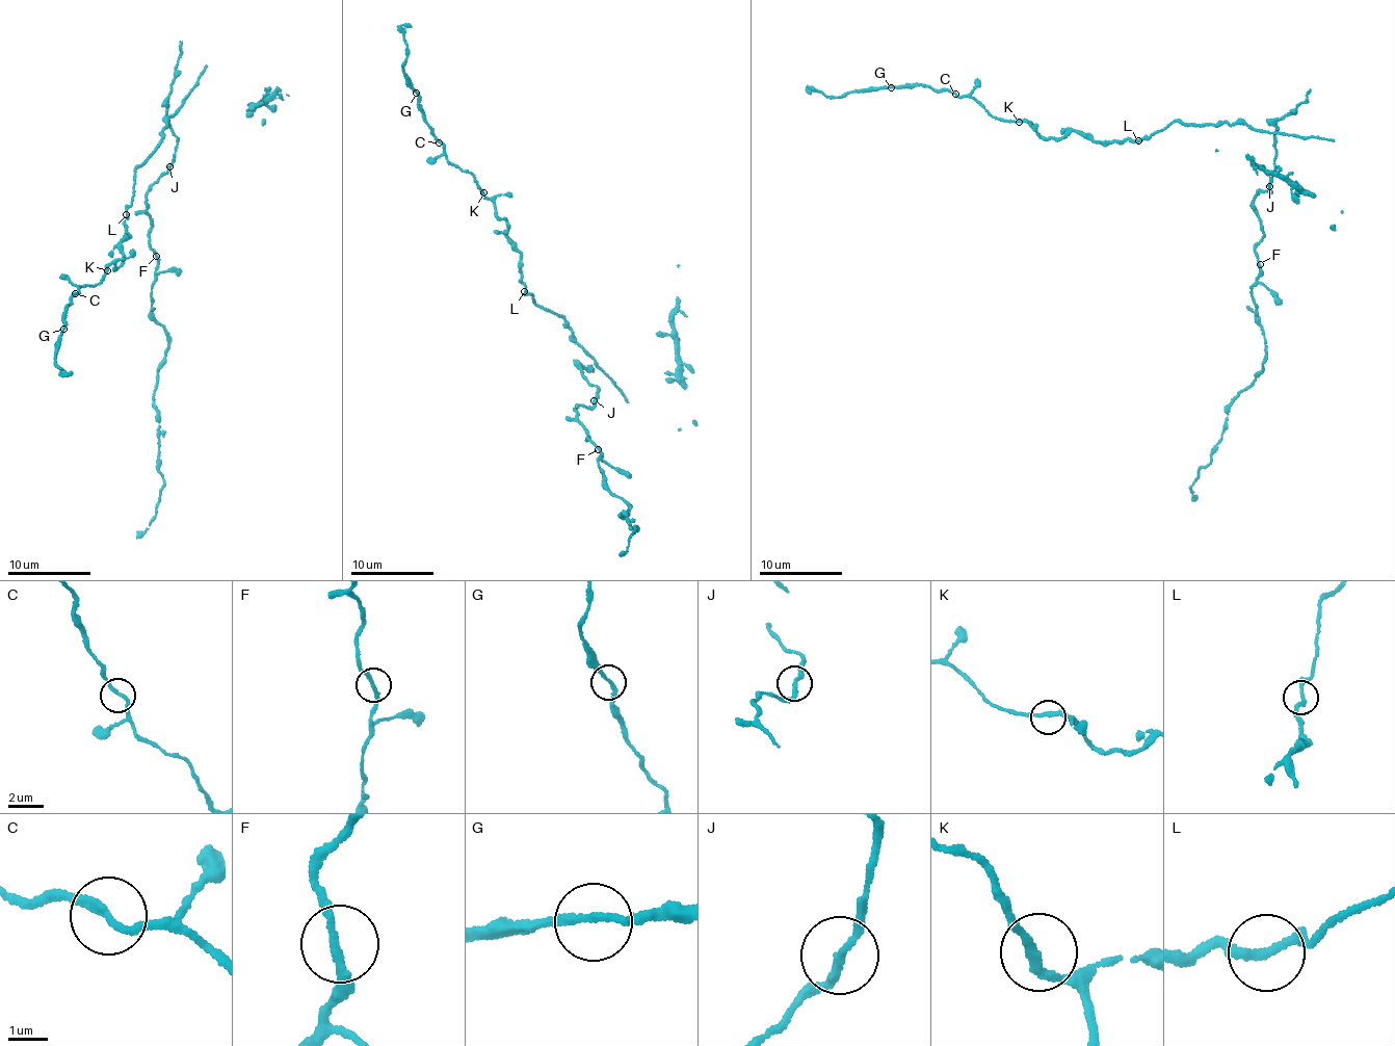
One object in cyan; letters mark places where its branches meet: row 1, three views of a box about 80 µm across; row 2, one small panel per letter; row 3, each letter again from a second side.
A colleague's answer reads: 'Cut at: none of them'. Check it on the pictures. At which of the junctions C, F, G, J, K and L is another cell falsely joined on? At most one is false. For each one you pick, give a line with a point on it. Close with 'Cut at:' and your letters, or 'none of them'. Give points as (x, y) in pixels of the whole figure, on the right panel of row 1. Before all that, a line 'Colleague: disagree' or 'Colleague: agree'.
Colleague: agree
Cut at: none of them

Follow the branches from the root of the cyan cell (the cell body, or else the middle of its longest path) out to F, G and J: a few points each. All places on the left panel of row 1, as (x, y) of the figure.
F: (167, 105), (168, 127), (177, 138), (176, 157), (169, 171), (157, 177), (147, 194), (151, 250), (156, 256)
G: (167, 105), (178, 110), (134, 174), (125, 259), (101, 283), (79, 285), (63, 329)
J: (167, 105), (168, 127), (177, 138), (176, 157), (169, 167)

